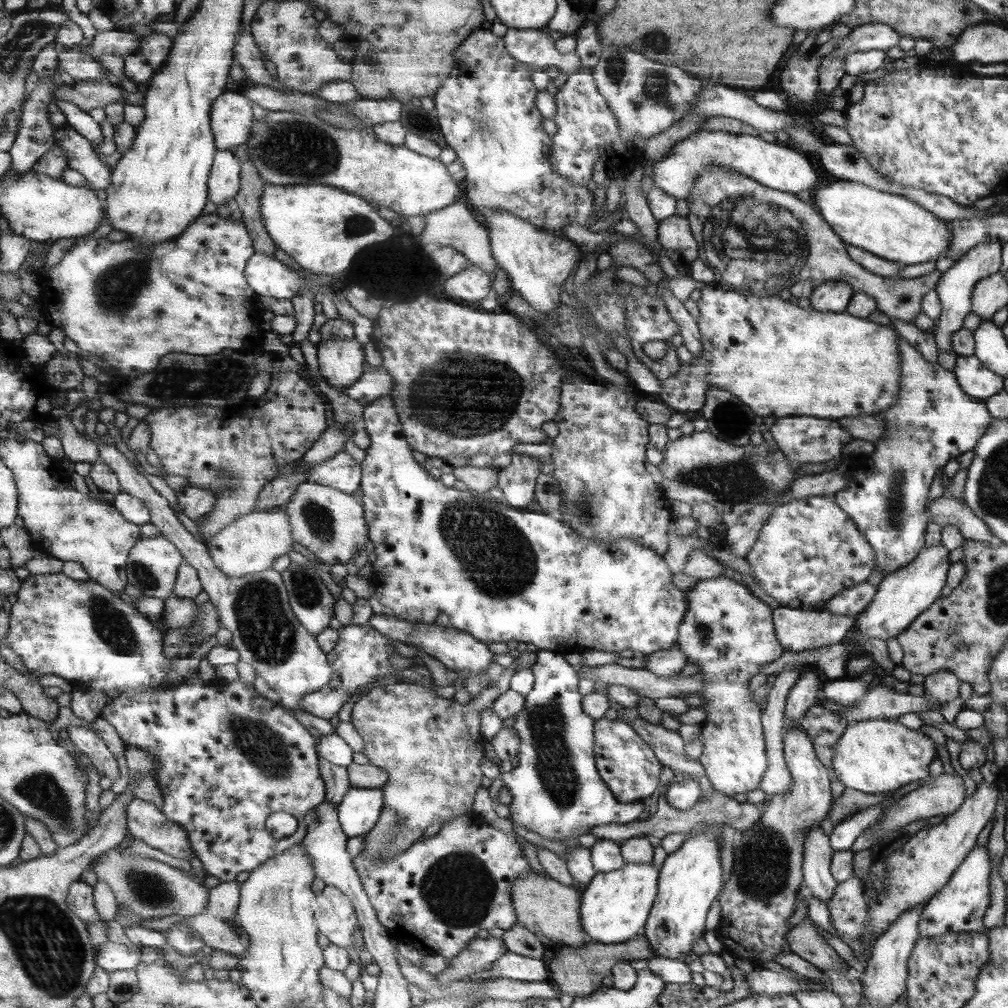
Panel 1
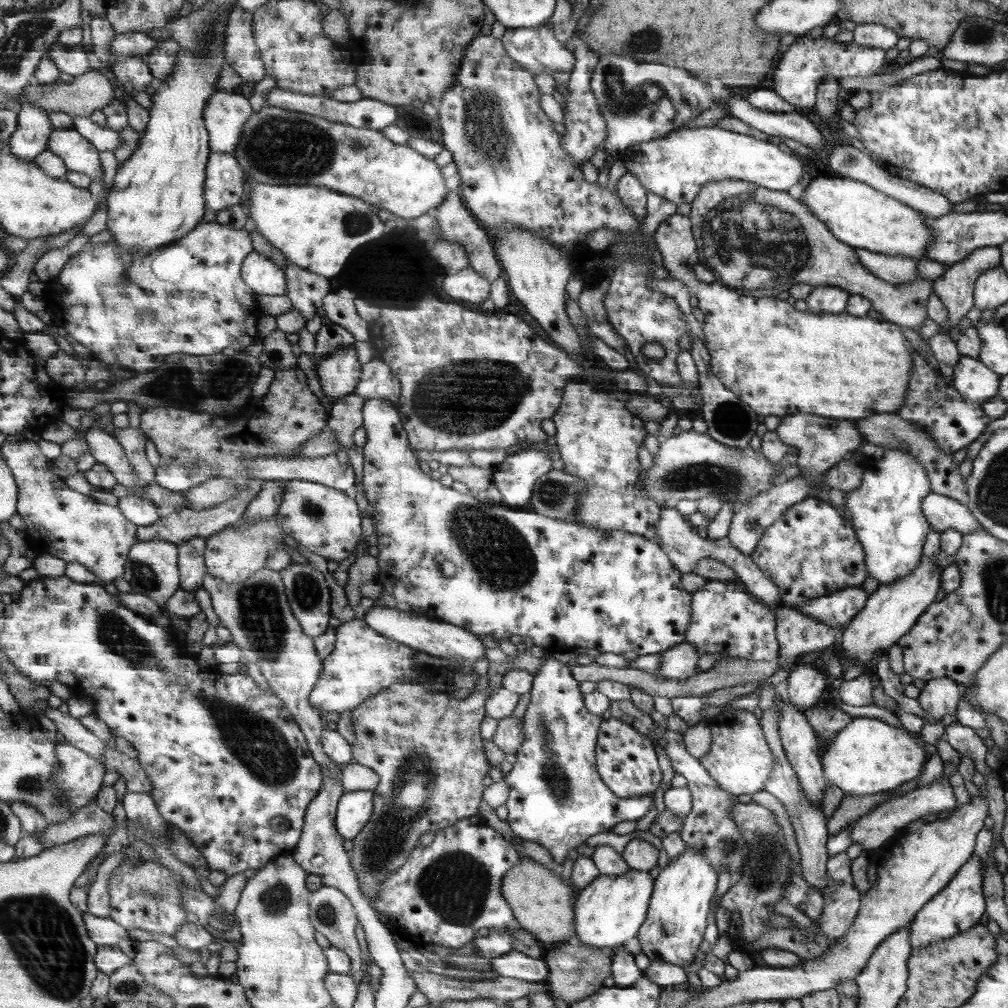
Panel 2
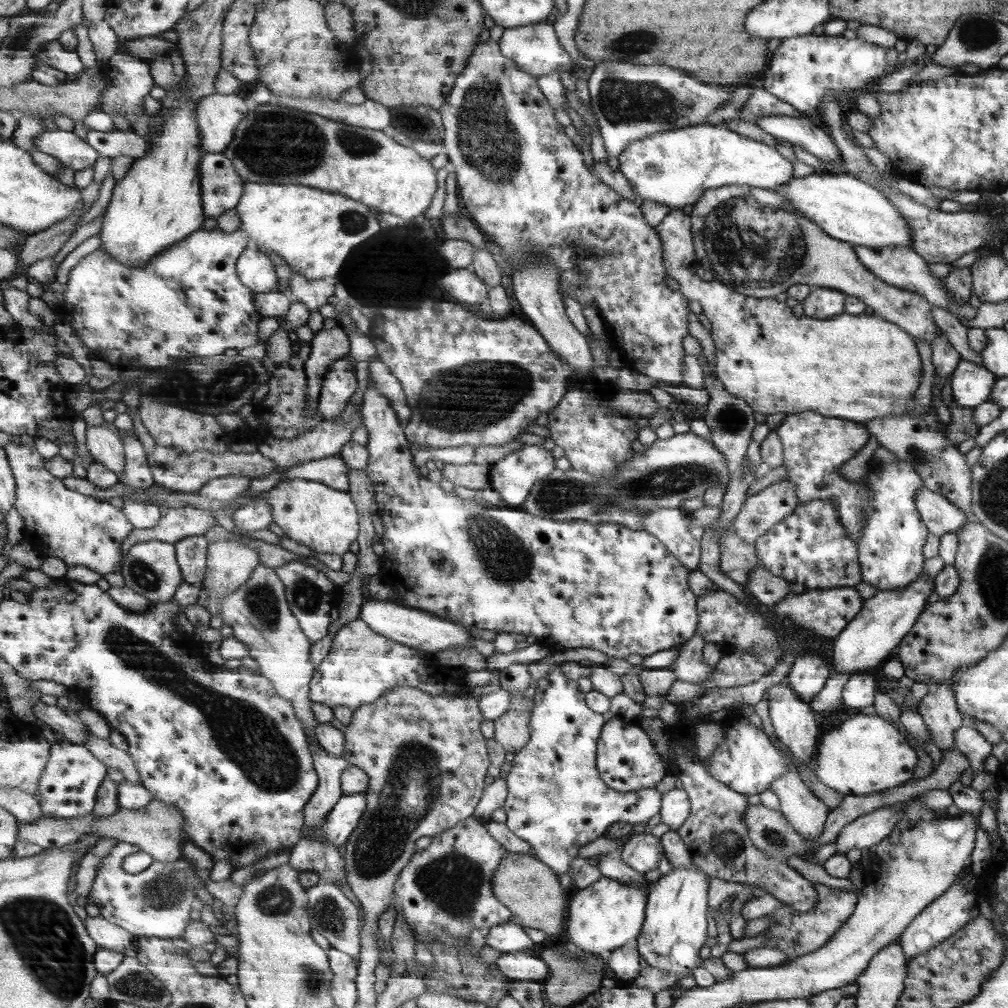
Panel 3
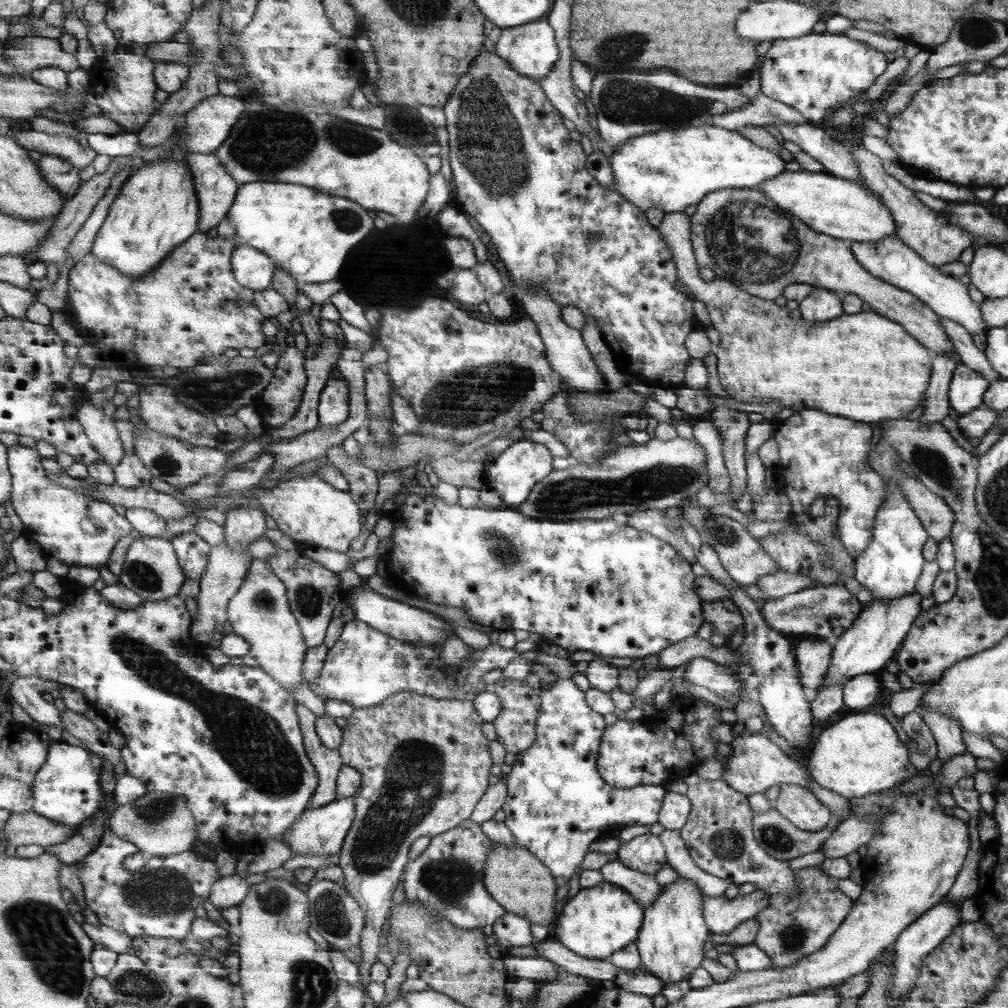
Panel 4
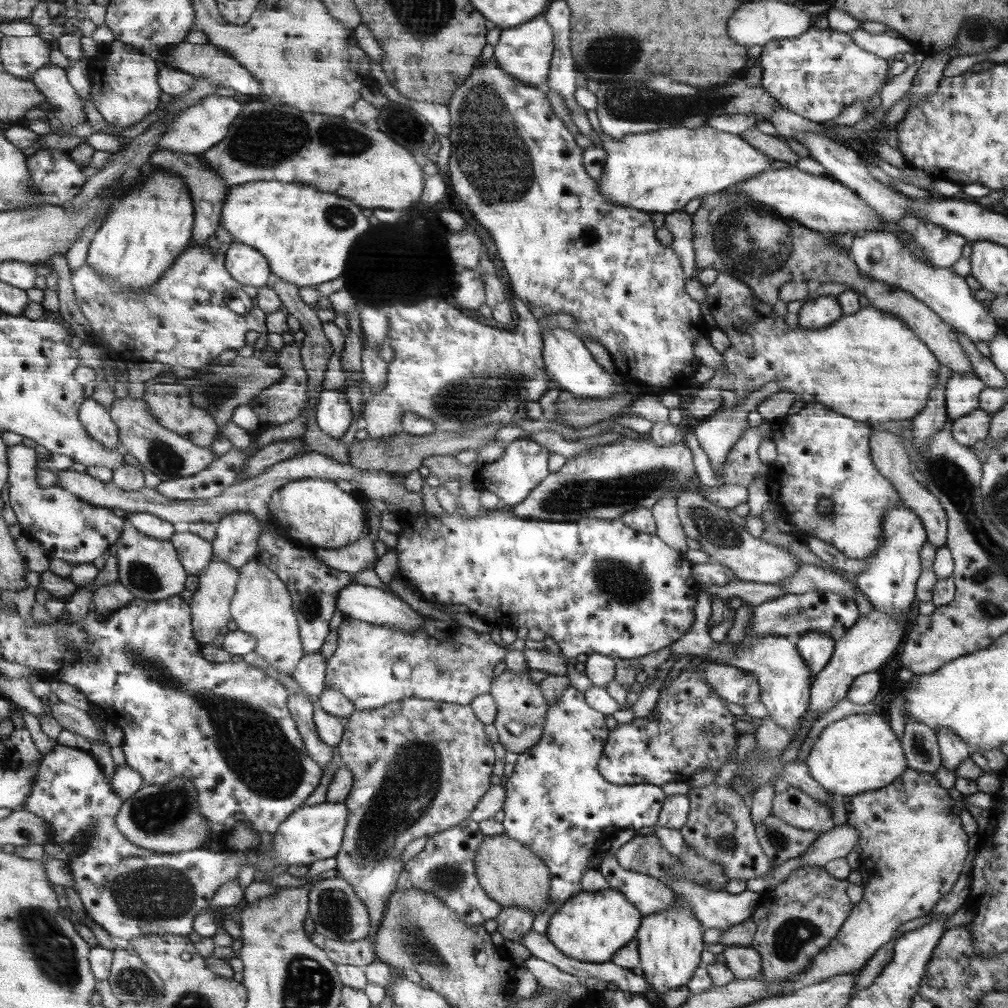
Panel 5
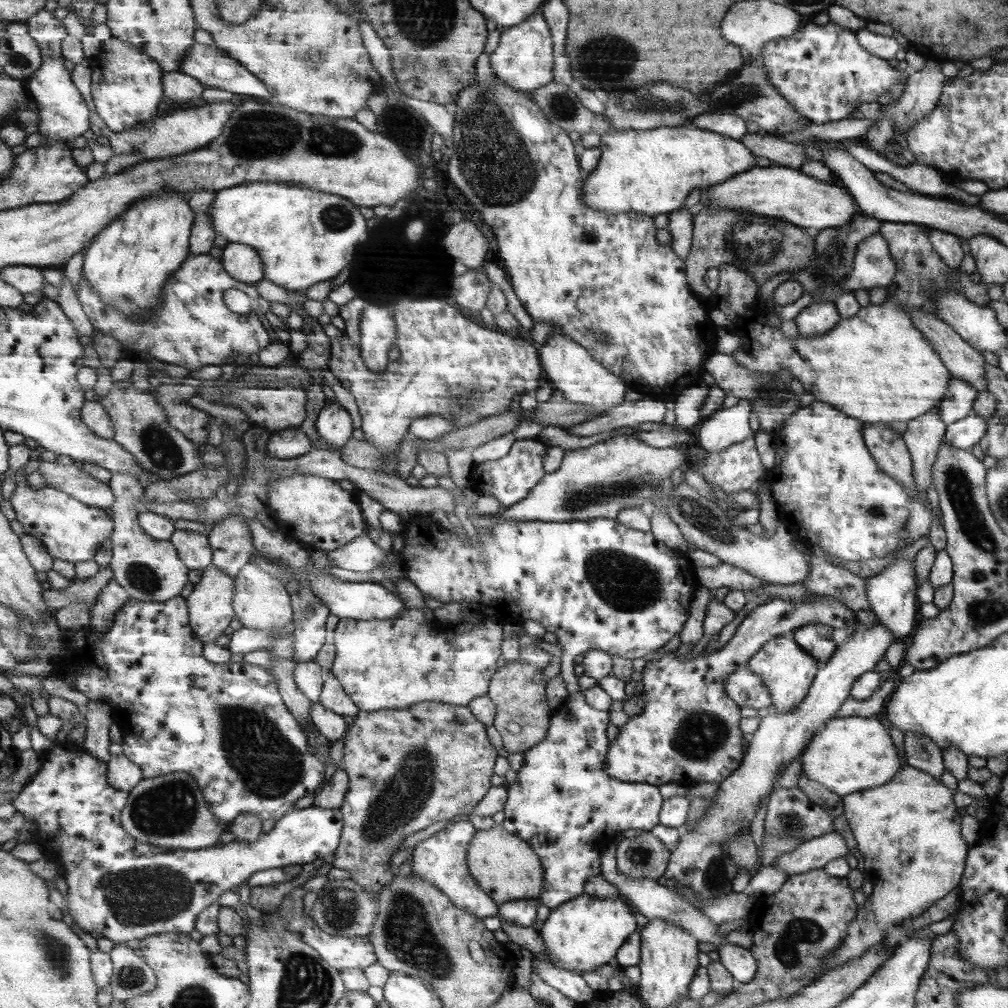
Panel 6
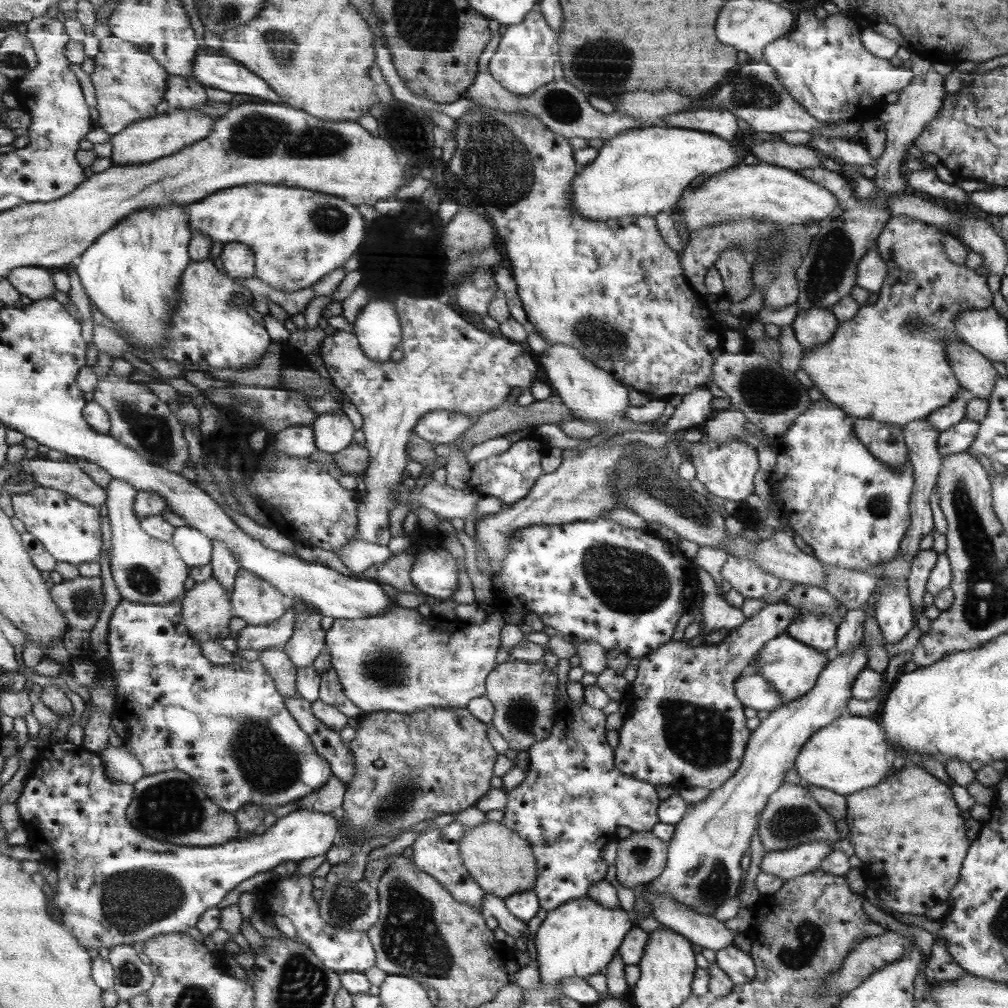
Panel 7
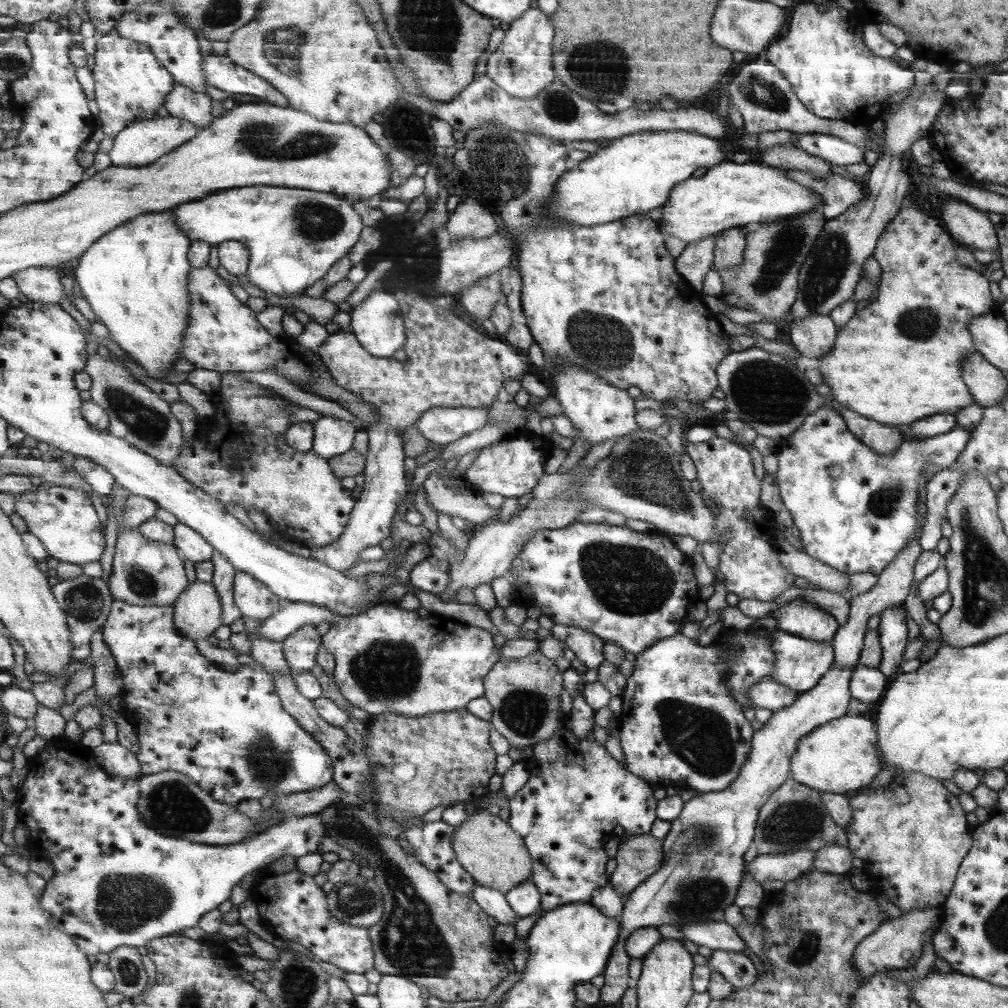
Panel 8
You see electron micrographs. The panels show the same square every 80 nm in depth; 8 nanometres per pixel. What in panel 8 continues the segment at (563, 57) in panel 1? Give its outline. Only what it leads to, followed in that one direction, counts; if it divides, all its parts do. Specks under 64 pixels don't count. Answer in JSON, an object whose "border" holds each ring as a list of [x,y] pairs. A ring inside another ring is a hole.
{"border":[[[531,7],[521,19],[513,21],[497,50],[487,61],[486,74],[511,97],[529,100],[539,97],[558,76],[554,68],[556,28],[551,17],[539,7]]]}

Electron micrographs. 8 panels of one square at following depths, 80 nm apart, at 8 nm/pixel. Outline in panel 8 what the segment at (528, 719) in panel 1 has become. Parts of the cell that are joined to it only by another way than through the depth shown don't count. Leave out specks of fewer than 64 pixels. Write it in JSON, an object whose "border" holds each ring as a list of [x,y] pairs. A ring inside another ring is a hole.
{"border":[[[566,725],[549,740],[535,746],[533,764],[538,771],[531,771],[529,782],[511,801],[509,824],[526,841],[527,848],[534,860],[533,880],[542,894],[542,906],[545,911],[555,910],[566,904],[590,903],[596,888],[609,883],[605,873],[605,863],[609,857],[606,842],[614,836],[613,828],[621,826],[626,838],[647,834],[657,819],[657,800],[652,795],[653,788],[642,777],[635,776],[615,761],[599,745],[590,732],[584,740],[577,740],[568,732]]]}

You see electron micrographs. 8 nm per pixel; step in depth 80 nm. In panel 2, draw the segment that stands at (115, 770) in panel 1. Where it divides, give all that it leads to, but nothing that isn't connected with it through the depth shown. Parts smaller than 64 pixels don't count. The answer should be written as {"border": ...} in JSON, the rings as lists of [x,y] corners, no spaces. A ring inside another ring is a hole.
{"border":[[[49,707],[44,716],[54,722],[59,730],[59,738],[77,748],[83,749],[88,755],[95,757],[99,762],[104,762],[104,748],[108,743],[97,738],[89,728],[81,724],[81,720],[71,716],[70,713],[64,714],[59,708]]]}

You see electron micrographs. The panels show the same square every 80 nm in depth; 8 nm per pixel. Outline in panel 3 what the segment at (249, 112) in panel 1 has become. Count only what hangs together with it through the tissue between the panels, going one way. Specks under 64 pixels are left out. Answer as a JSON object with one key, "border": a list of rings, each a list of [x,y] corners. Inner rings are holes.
{"border":[[[213,94],[198,102],[197,125],[204,153],[223,153],[235,138],[241,120],[250,112],[245,98],[237,94]]]}

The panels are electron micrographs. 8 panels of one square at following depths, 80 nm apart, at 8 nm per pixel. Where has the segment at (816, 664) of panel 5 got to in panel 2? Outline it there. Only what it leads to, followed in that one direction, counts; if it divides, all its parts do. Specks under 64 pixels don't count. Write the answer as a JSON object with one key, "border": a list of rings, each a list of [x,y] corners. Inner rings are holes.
{"border":[[[801,661],[790,670],[786,682],[786,700],[800,711],[821,703],[830,688],[823,671],[814,664]]]}

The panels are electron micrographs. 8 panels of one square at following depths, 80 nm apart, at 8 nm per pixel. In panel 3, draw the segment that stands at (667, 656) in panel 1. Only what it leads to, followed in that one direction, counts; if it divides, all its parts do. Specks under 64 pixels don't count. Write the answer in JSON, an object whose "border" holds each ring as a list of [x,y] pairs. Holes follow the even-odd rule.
{"border":[[[693,635],[688,641],[680,645],[677,659],[669,670],[673,670],[675,680],[689,682],[689,684],[702,684],[713,673],[713,668],[703,662],[701,648],[704,640],[699,635]]]}

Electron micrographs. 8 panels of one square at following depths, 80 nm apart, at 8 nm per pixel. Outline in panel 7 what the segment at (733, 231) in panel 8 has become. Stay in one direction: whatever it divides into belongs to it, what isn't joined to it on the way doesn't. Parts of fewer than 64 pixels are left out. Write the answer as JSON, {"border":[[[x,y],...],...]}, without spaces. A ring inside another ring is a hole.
{"border":[[[737,243],[720,252],[719,258],[715,261],[715,268],[724,286],[719,297],[727,300],[729,304],[742,301],[745,298],[745,290],[752,290],[749,264],[743,260]]]}

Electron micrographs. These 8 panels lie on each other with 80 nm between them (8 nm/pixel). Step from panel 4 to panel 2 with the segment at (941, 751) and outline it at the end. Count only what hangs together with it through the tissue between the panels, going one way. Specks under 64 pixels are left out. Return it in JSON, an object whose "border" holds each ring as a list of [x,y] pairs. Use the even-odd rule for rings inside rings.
{"border":[[[937,678],[925,681],[925,685],[916,699],[926,712],[928,722],[937,723],[945,714],[954,714],[955,706],[961,695],[962,686],[954,680]]]}

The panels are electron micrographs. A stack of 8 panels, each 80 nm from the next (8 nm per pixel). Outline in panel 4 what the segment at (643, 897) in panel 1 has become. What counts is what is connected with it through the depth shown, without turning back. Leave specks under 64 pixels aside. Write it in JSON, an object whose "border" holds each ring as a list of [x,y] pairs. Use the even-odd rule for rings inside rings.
{"border":[[[603,881],[601,884],[591,888],[580,888],[578,892],[566,902],[558,914],[557,922],[553,924],[550,936],[561,941],[561,944],[564,944],[567,950],[574,952],[577,956],[594,958],[595,960],[608,960],[615,951],[626,947],[627,944],[633,943],[634,940],[638,938],[644,911],[642,905],[639,904],[637,900],[634,900],[634,897],[625,889]]]}

